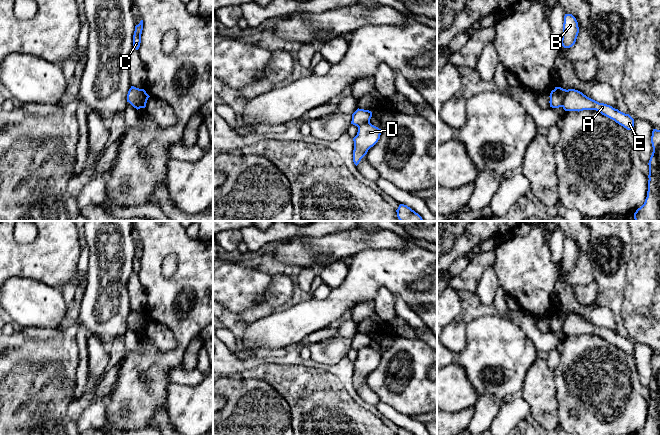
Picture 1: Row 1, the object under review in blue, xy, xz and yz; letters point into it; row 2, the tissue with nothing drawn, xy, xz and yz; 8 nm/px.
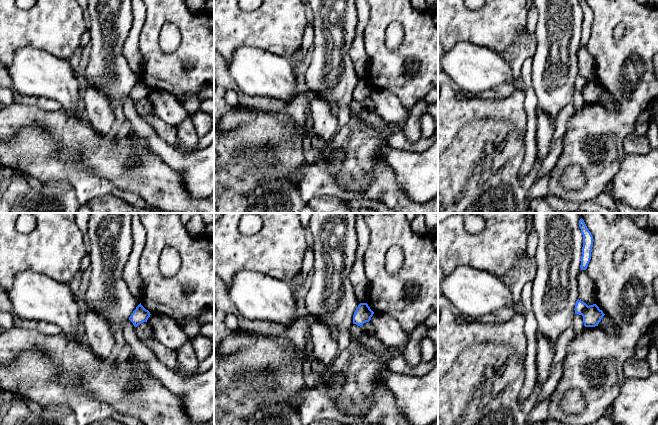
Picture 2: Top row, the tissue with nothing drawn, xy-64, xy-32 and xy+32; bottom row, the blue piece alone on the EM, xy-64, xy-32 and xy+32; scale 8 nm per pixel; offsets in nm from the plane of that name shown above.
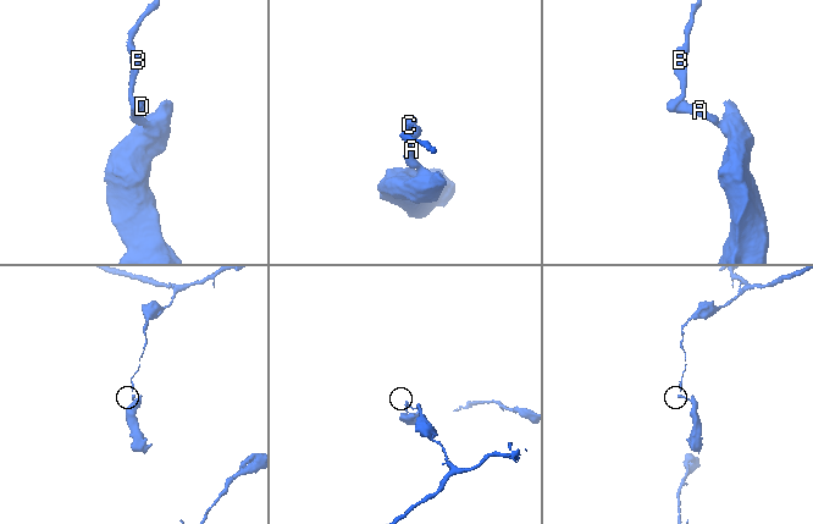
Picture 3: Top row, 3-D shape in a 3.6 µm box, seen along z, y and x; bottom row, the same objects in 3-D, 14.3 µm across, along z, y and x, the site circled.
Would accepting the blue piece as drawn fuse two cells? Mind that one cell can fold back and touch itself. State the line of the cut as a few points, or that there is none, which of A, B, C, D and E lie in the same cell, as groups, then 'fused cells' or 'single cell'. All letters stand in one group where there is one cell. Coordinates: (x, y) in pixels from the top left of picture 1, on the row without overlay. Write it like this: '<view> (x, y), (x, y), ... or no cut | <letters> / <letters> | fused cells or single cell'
xy (145, 315), (135, 331) | A D E / B C | fused cells

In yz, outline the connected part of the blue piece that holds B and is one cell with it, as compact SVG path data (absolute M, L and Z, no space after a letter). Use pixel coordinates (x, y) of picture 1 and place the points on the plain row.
M565 238L561 268L564 272L572 271L579 257L578 246L572 238Z

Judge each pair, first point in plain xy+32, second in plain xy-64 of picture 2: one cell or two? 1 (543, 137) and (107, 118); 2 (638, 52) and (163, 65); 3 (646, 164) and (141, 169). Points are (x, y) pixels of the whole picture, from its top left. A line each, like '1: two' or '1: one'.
1: one
2: one
3: two

